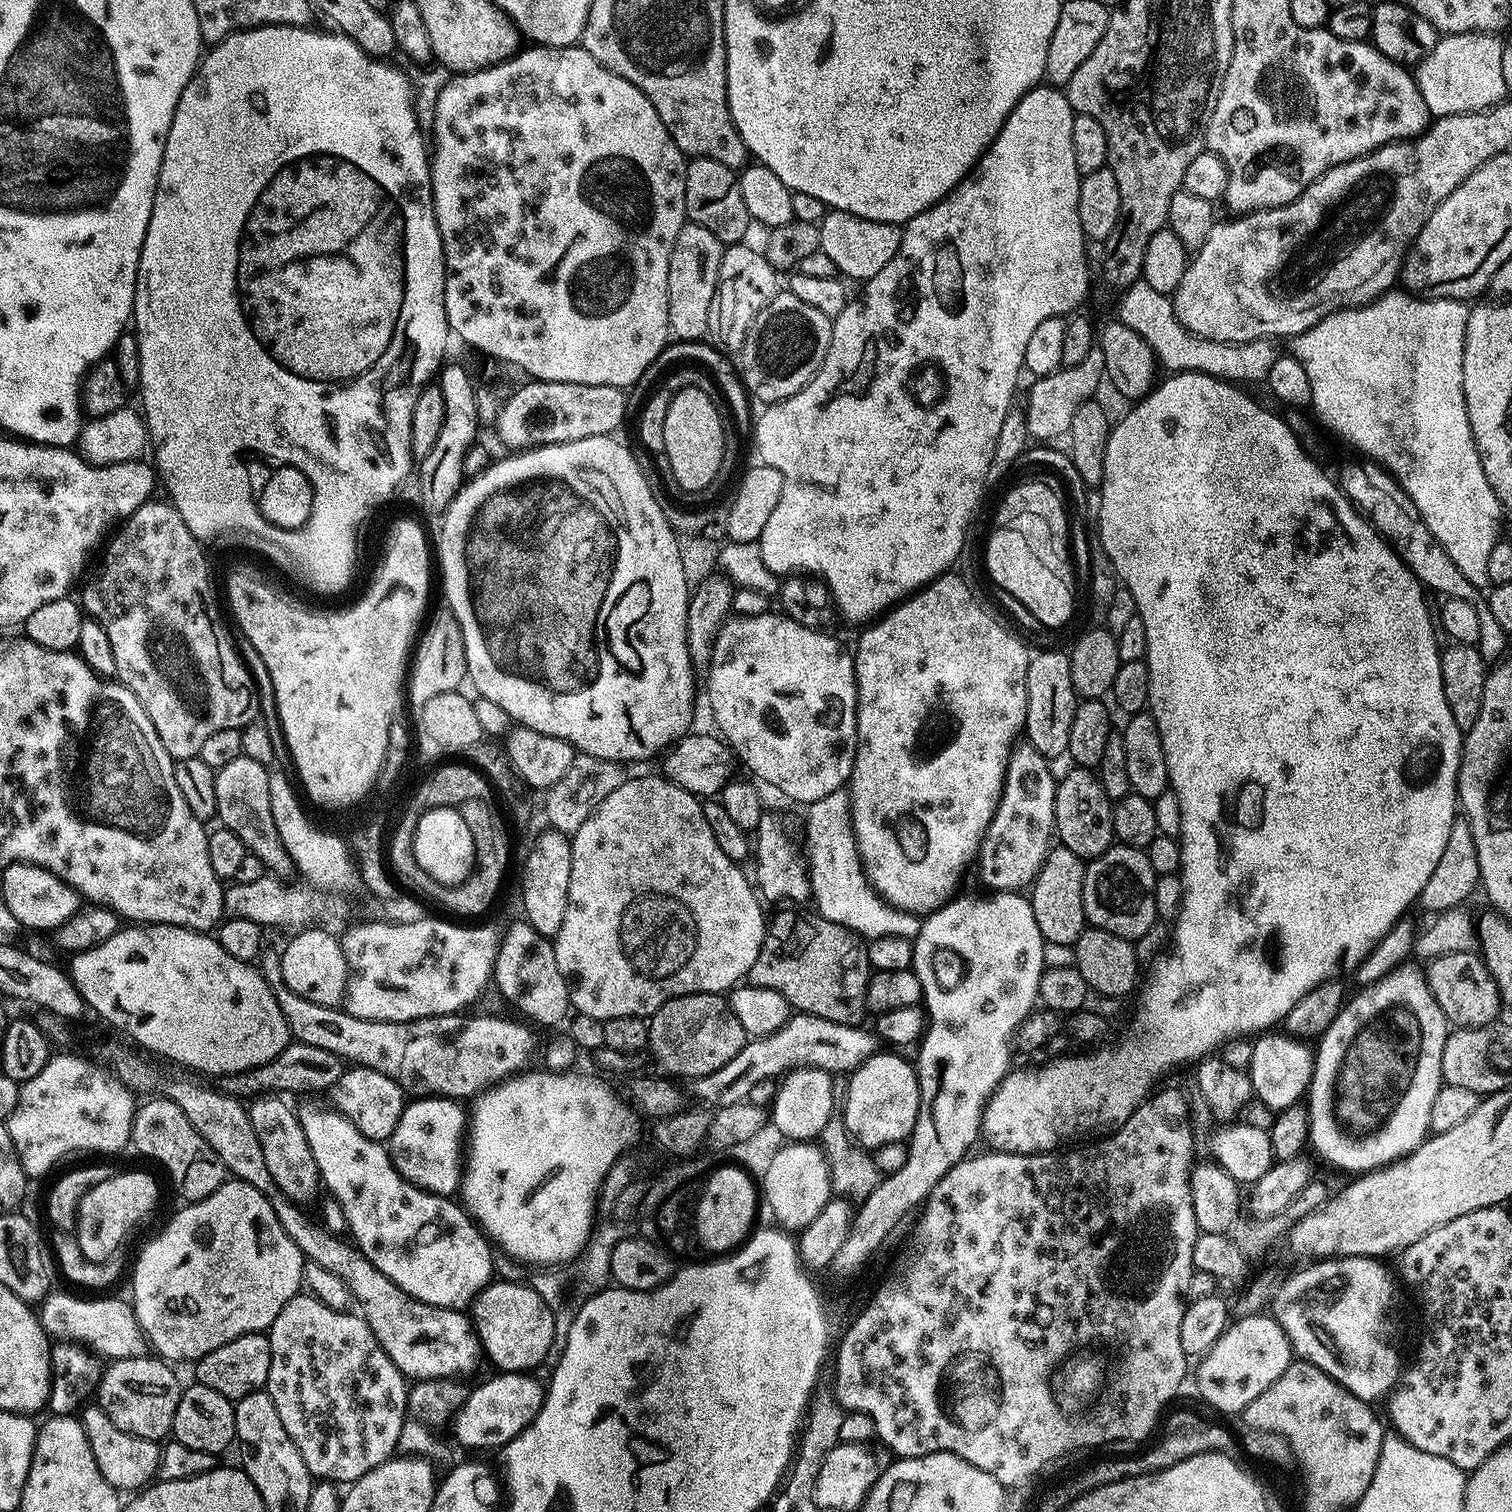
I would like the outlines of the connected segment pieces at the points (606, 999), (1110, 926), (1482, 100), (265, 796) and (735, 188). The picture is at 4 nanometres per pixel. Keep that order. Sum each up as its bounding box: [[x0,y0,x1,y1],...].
[[554,776,766,1020],[1084,843,1158,942],[1414,32,1507,118],[215,754,294,878],[685,156,750,244]]

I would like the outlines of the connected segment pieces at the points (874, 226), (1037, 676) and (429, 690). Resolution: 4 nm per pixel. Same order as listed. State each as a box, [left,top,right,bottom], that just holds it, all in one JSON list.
[[819,210,902,282],[1026,652,1078,758],[406,606,468,706]]

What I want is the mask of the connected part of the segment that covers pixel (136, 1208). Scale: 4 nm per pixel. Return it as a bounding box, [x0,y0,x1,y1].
[75,1171,160,1262]

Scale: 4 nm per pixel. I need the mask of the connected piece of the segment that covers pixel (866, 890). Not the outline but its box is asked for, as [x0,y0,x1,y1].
[806,790,921,940]

